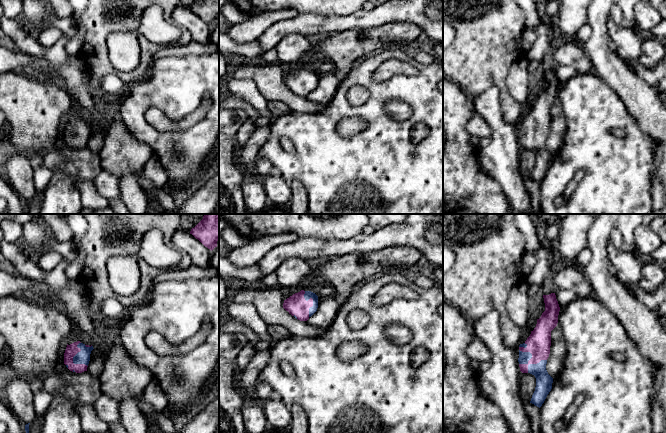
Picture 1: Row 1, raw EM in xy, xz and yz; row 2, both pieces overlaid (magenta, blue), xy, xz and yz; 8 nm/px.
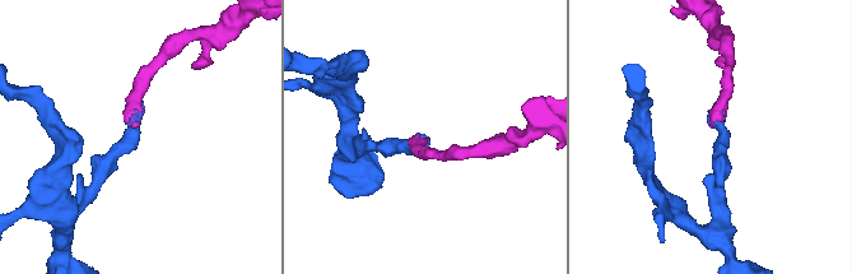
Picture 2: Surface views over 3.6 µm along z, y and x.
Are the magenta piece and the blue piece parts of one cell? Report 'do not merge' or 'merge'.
do not merge

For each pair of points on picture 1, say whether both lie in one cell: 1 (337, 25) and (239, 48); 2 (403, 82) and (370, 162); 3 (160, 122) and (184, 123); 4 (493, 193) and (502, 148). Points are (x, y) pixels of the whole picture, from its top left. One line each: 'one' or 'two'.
1: two
2: one
3: one
4: two

